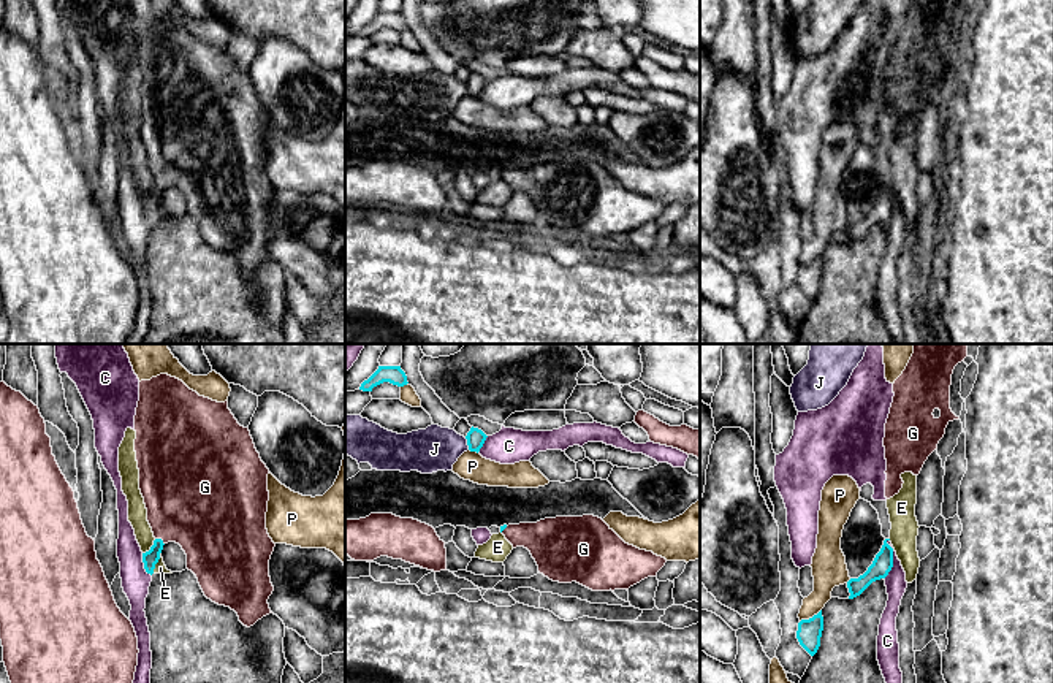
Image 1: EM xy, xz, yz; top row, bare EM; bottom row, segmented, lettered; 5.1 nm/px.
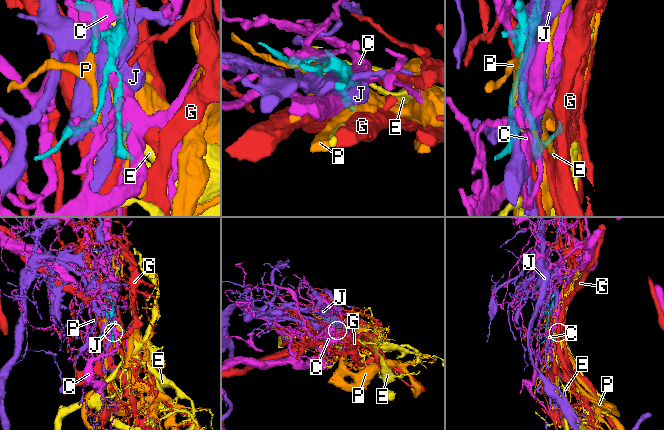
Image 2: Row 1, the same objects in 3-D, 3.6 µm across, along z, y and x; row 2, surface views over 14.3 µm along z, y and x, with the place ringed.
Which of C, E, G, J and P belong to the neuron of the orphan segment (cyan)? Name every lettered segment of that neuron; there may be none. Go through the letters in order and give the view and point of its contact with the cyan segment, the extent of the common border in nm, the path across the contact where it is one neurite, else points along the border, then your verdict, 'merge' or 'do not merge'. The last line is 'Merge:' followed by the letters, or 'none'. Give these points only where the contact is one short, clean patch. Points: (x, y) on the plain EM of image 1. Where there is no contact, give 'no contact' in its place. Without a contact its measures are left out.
C: contact yz (892, 205); length 200 nm; do not merge
E: contact xy (157, 206); length 120 nm; do not merge
G: contact xy (160, 184); length 60 nm; way xy (149, 203), (160, 184), (167, 171), (192, 146); merge
J: contact xz (467, 89); length 70 nm; do not merge
P: contact yz (809, 263); length 130 nm; do not merge
Merge: G

